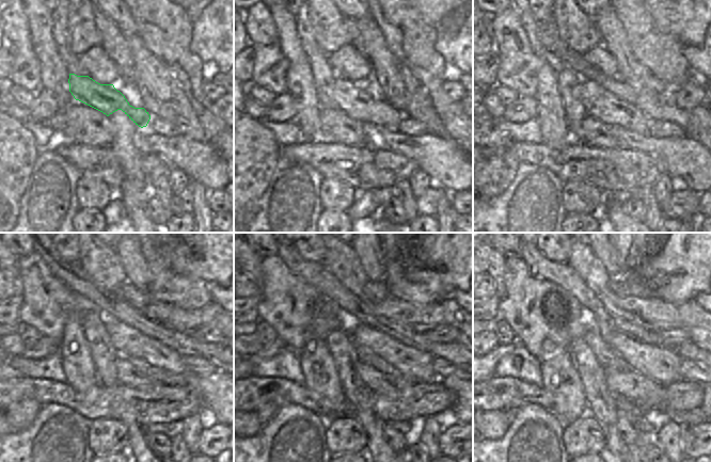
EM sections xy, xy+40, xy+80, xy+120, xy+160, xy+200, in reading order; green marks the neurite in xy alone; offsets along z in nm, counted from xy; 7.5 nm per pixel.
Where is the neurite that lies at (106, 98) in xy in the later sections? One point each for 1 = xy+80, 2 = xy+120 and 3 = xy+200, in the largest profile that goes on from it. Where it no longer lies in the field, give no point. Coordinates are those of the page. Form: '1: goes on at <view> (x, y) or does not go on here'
1: goes on at xy+80 (600, 104)
2: goes on at xy+120 (129, 343)
3: goes on at xy+200 (661, 364)

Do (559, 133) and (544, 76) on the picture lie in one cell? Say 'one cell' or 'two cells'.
one cell

